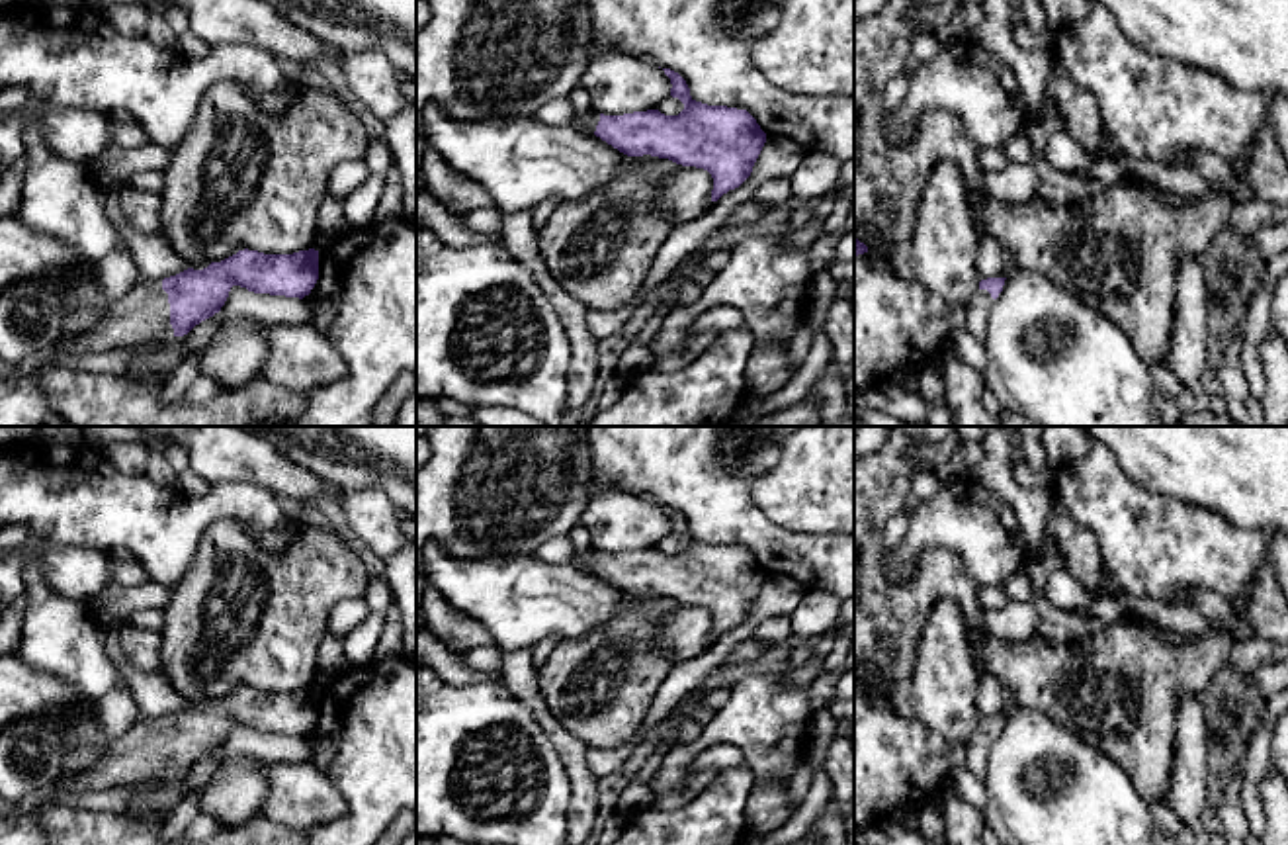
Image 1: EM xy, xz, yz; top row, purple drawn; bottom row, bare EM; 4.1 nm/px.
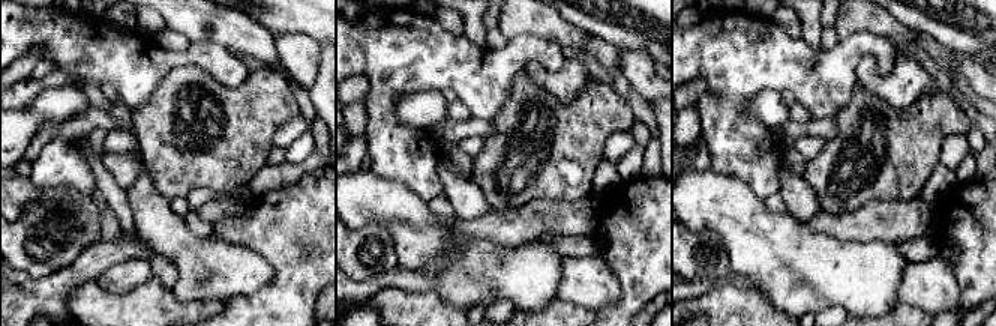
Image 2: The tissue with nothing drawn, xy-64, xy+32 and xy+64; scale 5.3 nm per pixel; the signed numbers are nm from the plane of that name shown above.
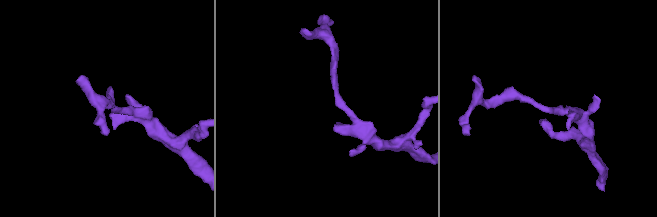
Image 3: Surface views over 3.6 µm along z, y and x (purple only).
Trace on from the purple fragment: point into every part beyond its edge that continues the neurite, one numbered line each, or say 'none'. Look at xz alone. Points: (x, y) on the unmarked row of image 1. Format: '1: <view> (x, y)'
1: xz (587, 560)

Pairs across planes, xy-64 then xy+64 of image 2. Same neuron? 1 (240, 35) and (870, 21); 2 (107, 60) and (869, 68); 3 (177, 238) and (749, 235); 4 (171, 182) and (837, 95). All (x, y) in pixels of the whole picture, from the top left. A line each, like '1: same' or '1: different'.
1: same
2: different
3: different
4: different

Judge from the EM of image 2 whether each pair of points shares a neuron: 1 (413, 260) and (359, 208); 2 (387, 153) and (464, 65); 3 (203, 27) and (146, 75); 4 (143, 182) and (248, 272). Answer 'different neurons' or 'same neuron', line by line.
1: same neuron
2: same neuron
3: different neurons
4: same neuron

